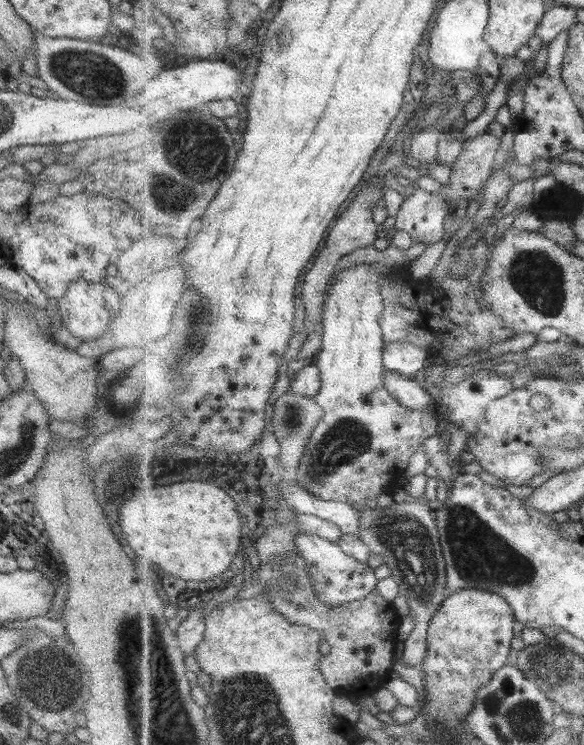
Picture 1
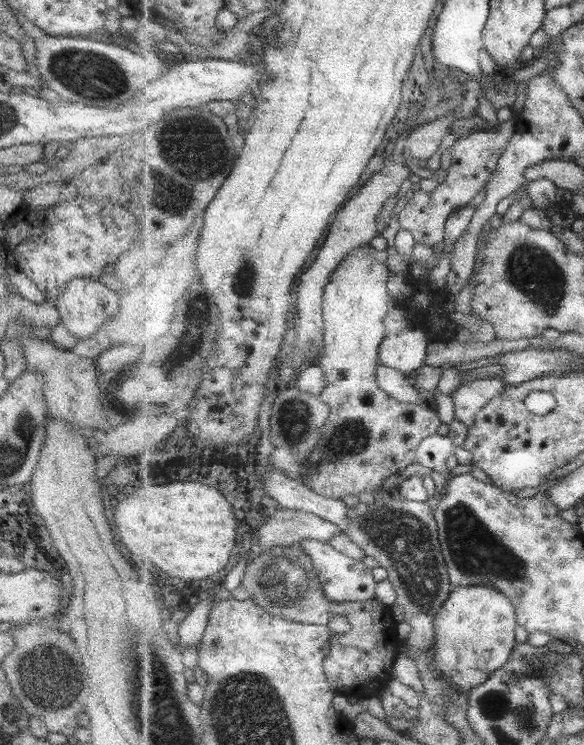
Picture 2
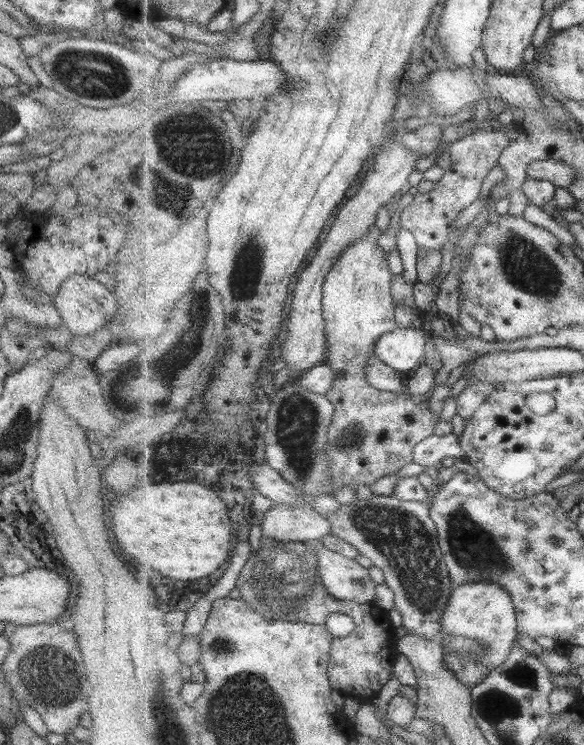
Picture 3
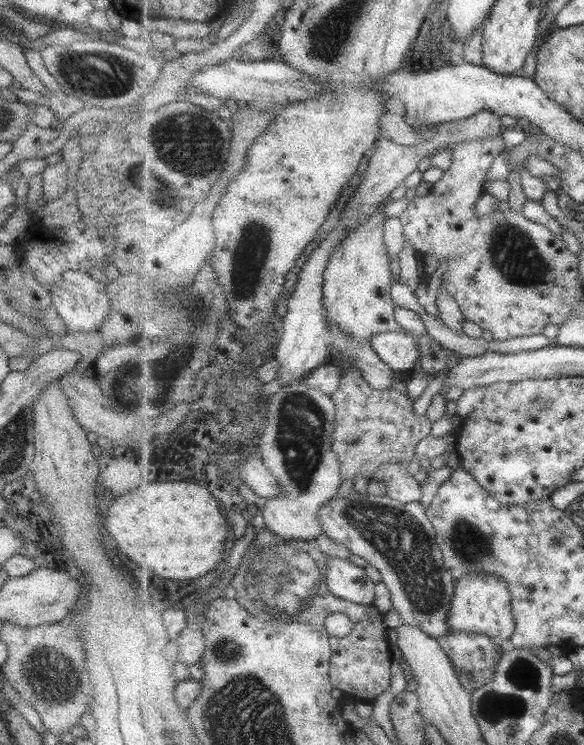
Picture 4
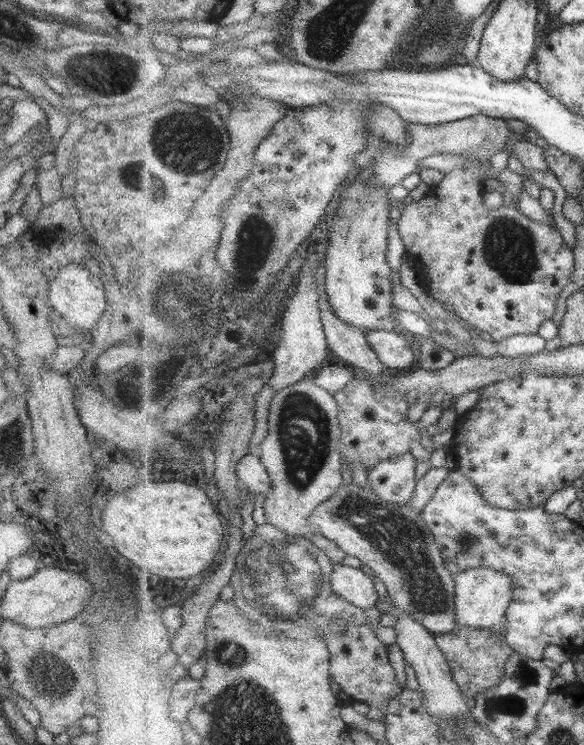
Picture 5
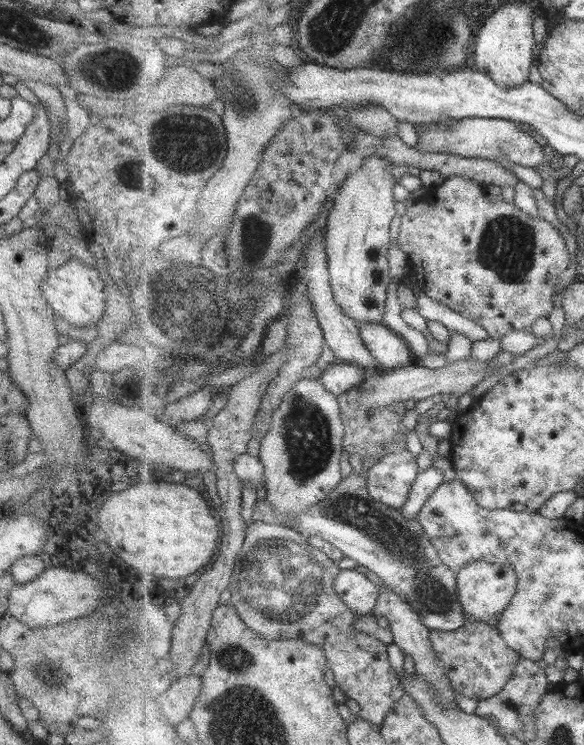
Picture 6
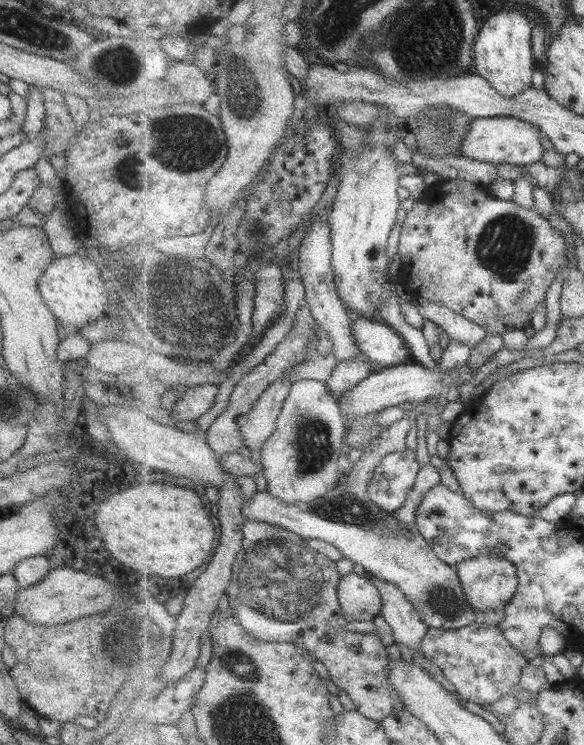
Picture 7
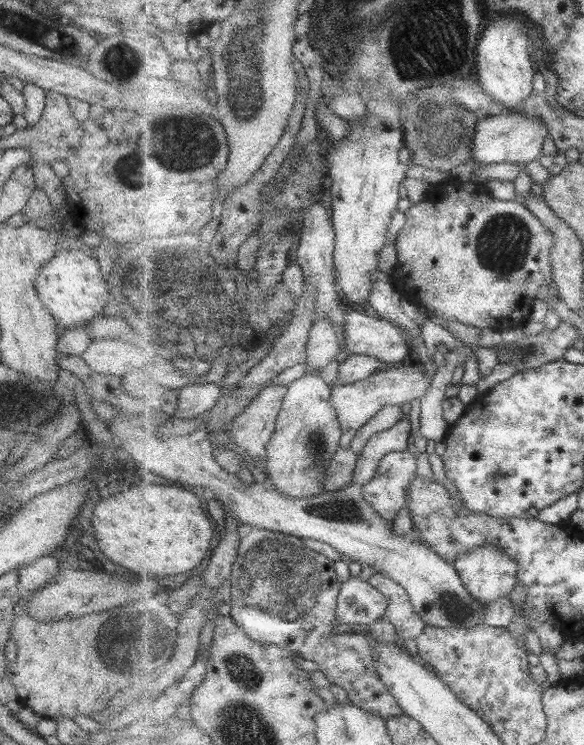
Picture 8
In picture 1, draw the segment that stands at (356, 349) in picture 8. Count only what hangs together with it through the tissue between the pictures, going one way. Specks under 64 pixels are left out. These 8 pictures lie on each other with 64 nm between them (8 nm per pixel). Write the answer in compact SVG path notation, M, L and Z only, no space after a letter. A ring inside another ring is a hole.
M390 343L384 348L386 370L397 372L407 379L420 380L427 360L430 360L429 352L412 343Z

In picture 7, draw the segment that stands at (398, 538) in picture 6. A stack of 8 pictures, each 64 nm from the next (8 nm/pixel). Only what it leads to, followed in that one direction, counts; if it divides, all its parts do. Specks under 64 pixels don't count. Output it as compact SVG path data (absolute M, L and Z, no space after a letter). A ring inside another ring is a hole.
M411 415L393 423L371 442L371 446L338 486L315 502L287 504L271 496L268 490L256 491L250 499L243 496L243 515L247 520L285 527L306 540L316 538L335 545L347 559L361 564L376 578L391 582L401 589L429 628L461 629L480 622L483 613L475 612L475 608L469 604L458 570L437 556L419 530L405 527L394 513L387 513L369 498L368 489L375 470L388 454L407 449L407 436L413 426L415 418Z

